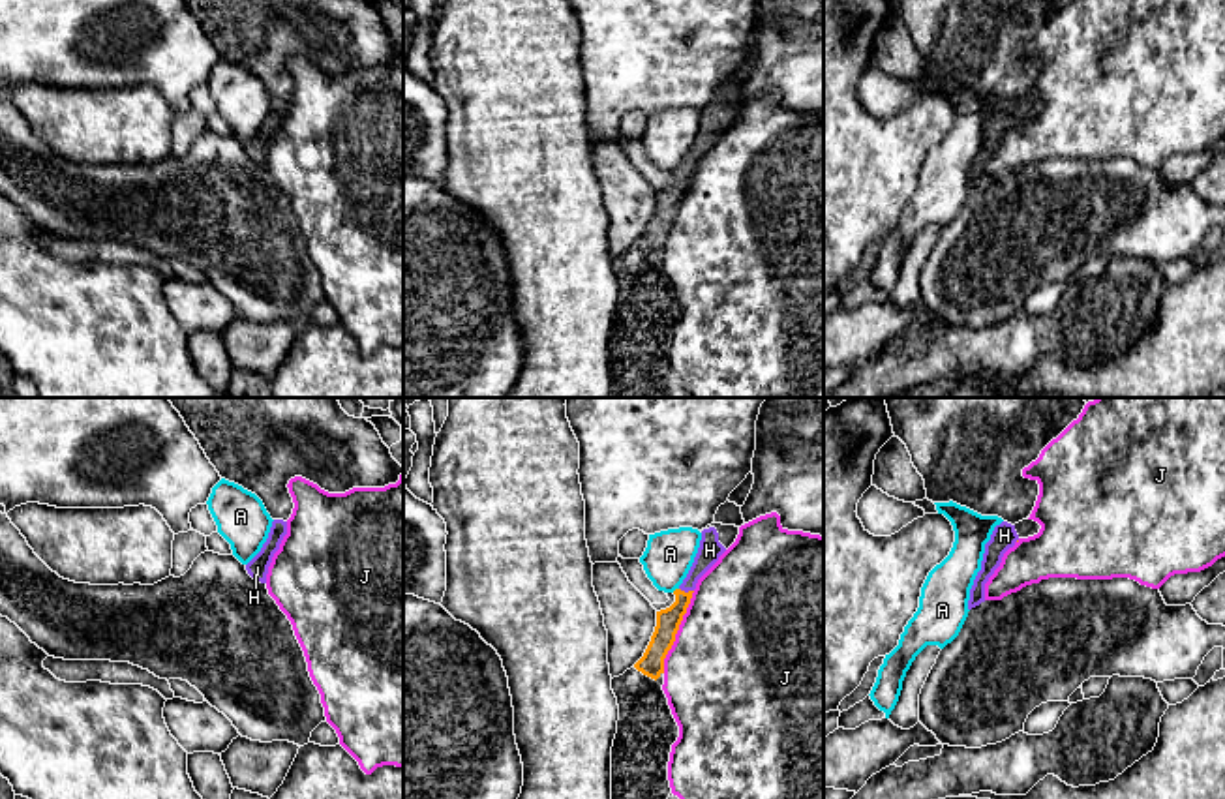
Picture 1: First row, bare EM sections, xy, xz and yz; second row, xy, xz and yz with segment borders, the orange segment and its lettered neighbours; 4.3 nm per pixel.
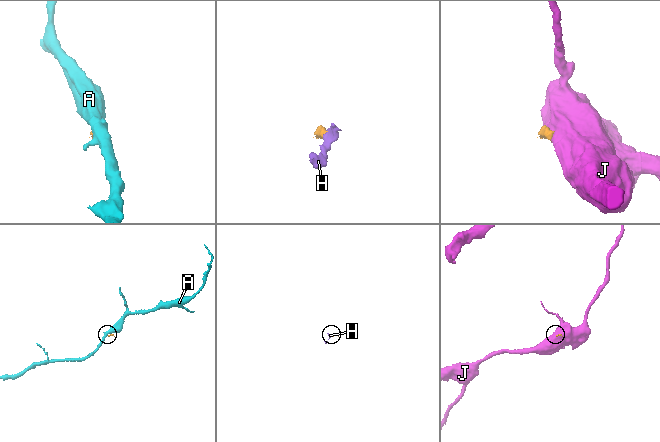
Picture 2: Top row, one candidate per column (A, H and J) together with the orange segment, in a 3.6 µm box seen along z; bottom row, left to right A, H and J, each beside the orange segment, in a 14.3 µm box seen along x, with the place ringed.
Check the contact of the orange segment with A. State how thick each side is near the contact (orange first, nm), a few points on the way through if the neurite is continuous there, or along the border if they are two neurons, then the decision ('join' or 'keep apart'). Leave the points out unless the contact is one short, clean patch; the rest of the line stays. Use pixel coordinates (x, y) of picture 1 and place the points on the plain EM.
100 nm thick on the orange side, 200 nm on the other; keep apart

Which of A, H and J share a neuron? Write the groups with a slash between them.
A / H / J

